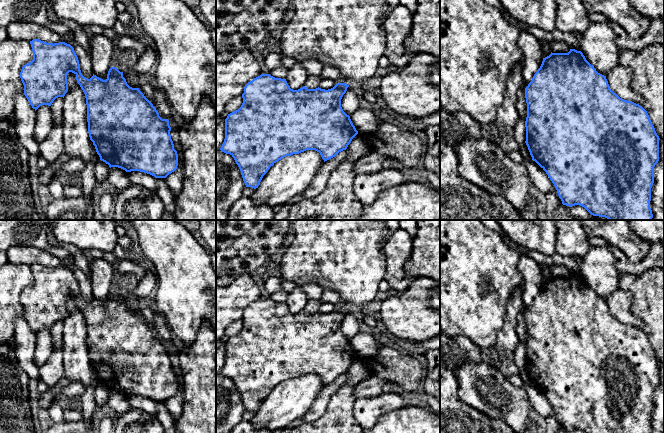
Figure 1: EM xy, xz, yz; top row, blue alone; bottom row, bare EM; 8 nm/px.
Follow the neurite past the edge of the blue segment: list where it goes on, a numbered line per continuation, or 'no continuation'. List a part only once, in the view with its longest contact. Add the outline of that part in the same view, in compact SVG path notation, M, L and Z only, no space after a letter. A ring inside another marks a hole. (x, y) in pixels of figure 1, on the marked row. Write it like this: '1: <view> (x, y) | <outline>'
no continuation

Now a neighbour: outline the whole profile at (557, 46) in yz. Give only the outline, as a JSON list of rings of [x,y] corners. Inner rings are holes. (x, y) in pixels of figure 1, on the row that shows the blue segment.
[[[553,41],[552,43],[552,53],[568,53],[570,51],[570,47],[562,41]]]

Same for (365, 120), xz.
[[[361,106],[353,114],[350,119],[358,133],[374,132],[381,122],[376,116],[376,112]]]

